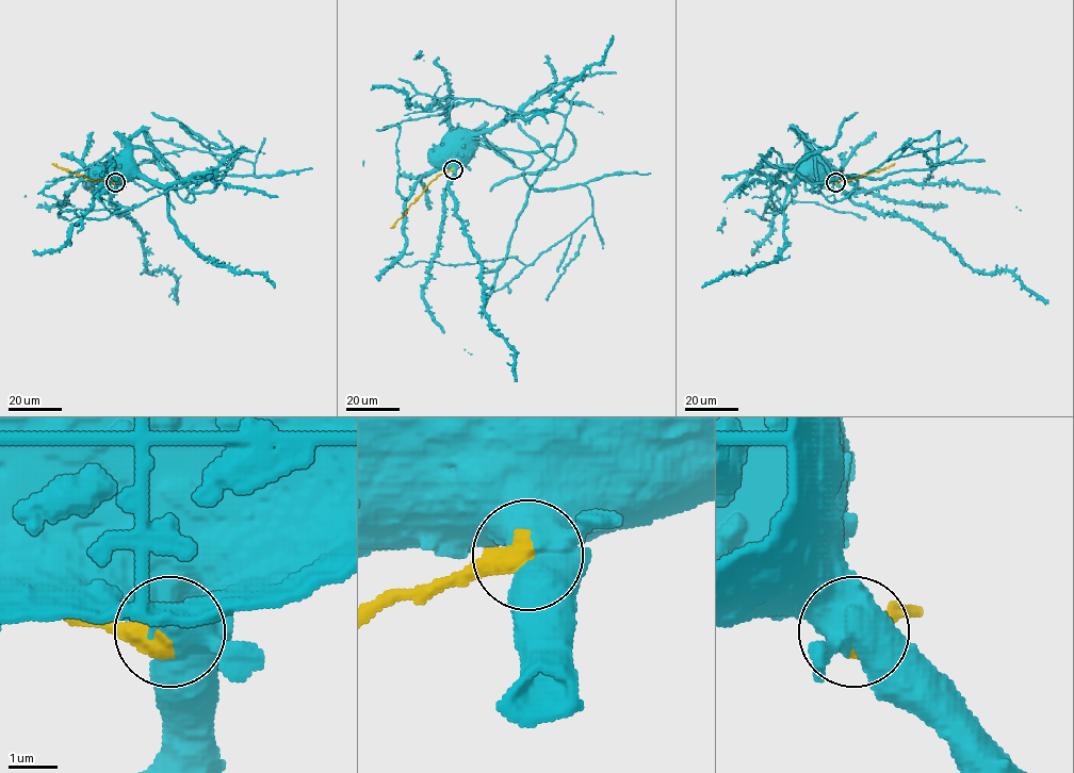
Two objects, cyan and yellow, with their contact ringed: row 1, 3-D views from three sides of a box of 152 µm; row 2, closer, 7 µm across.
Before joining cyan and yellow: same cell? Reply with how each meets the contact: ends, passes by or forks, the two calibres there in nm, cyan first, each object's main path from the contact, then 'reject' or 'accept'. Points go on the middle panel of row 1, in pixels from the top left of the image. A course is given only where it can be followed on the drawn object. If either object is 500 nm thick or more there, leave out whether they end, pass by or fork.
600 nm thick on the cyan side, 600 nm on the other; cyan runs (454, 169), (452, 146), (462, 140); yellow runs (454, 169), (430, 182), (390, 228); reject

